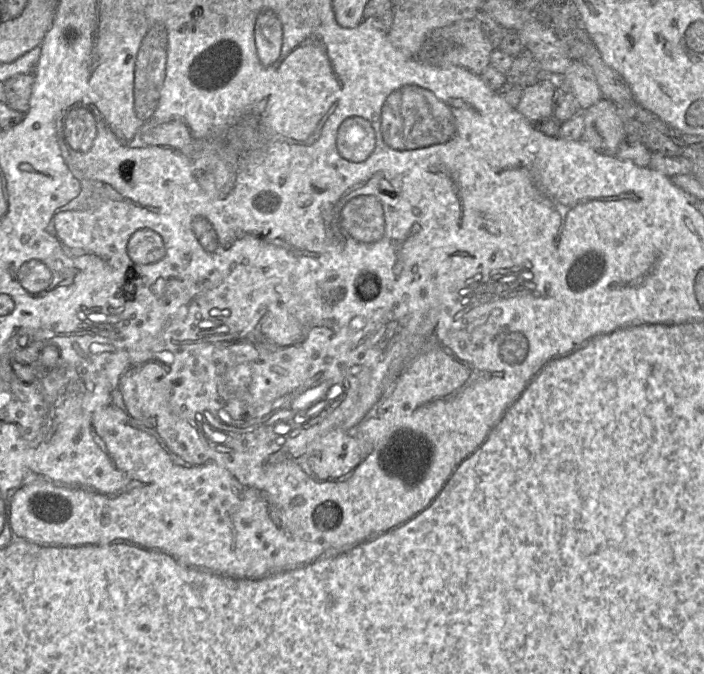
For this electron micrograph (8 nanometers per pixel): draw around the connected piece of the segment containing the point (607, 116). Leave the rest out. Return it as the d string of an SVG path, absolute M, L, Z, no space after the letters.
M601 99L583 111L584 132L580 140L596 151L616 156L619 144L627 137L618 106L609 99Z

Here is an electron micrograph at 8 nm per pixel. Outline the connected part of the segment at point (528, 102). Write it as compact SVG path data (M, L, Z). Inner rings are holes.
M545 76L536 84L523 90L520 103L516 107L529 122L536 122L552 116L553 97L557 81L552 76Z

